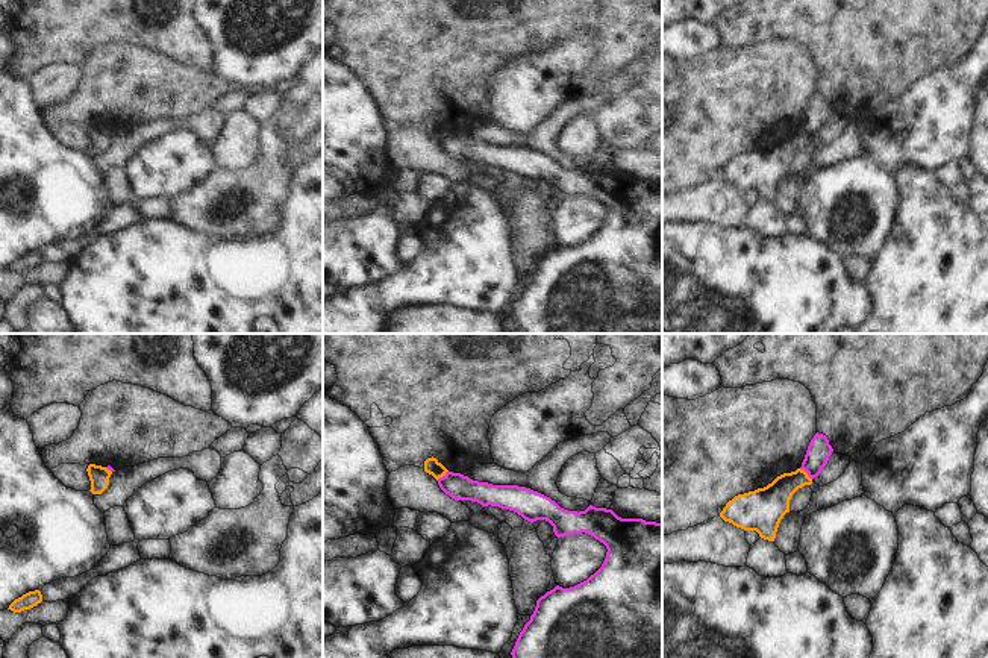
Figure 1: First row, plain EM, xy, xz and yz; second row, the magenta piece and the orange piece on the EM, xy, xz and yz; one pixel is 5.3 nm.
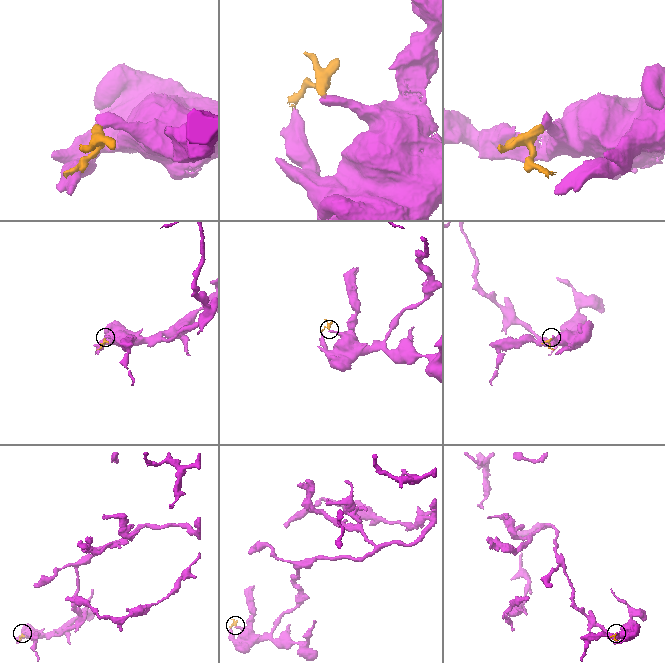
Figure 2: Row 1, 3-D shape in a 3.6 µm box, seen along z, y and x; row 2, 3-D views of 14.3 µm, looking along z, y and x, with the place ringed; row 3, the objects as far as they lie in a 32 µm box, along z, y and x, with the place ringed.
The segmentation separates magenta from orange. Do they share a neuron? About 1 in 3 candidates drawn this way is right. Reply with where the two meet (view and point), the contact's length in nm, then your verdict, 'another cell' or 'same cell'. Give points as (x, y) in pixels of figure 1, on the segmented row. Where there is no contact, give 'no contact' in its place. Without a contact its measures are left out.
meets magenta in yz at (806, 472); contact 90 nm long; another cell

